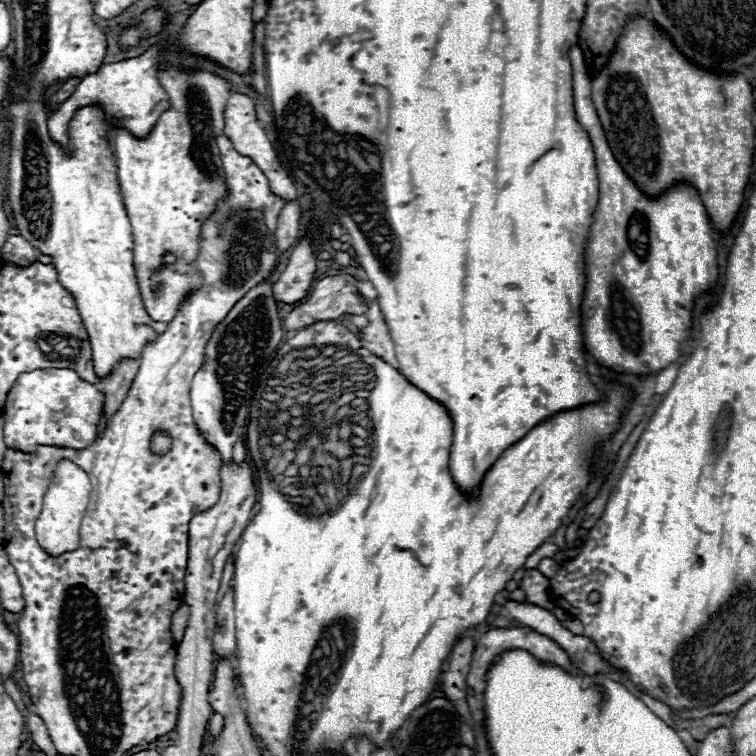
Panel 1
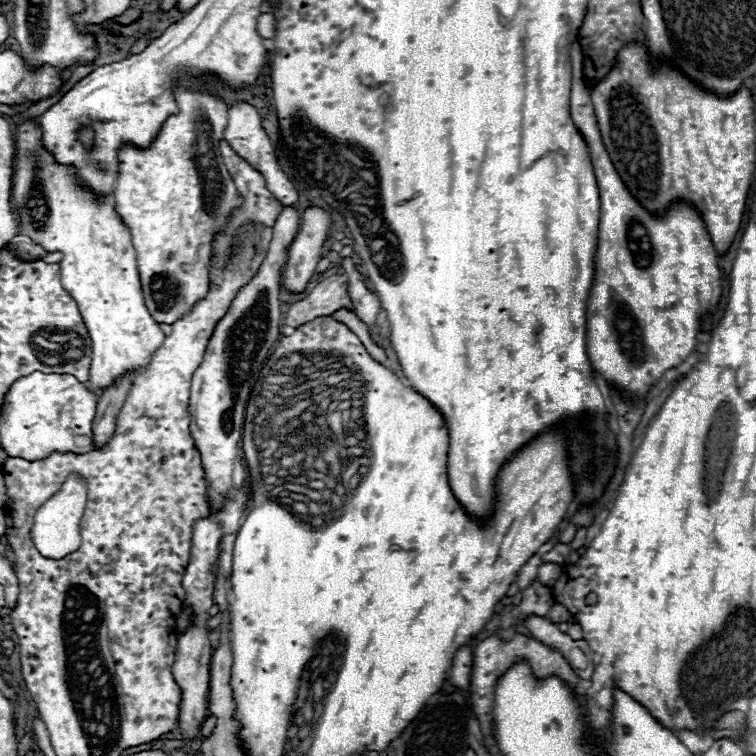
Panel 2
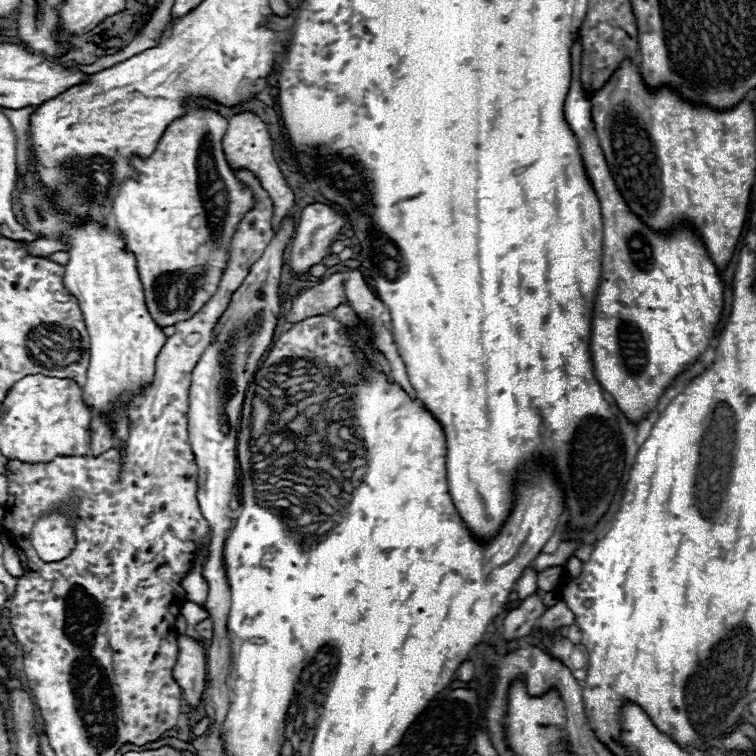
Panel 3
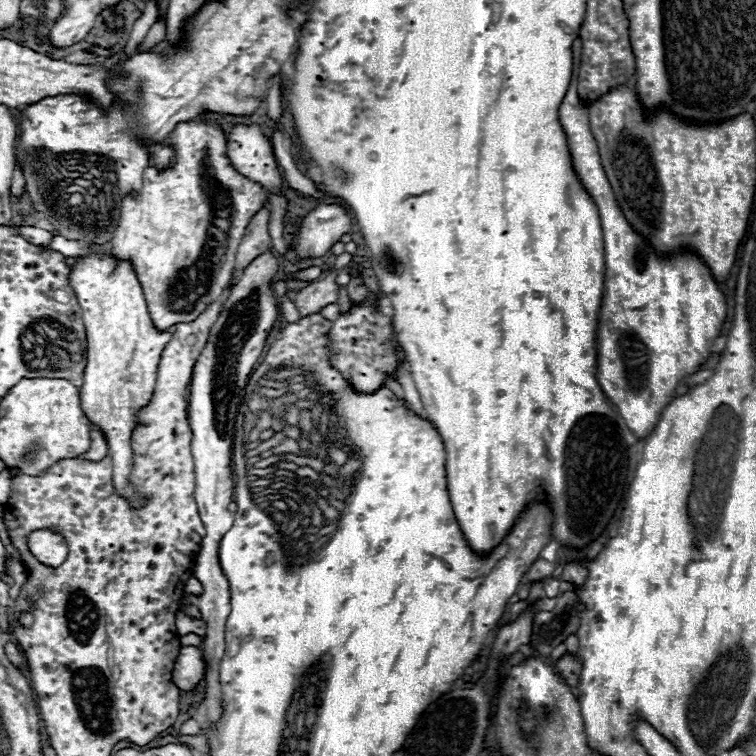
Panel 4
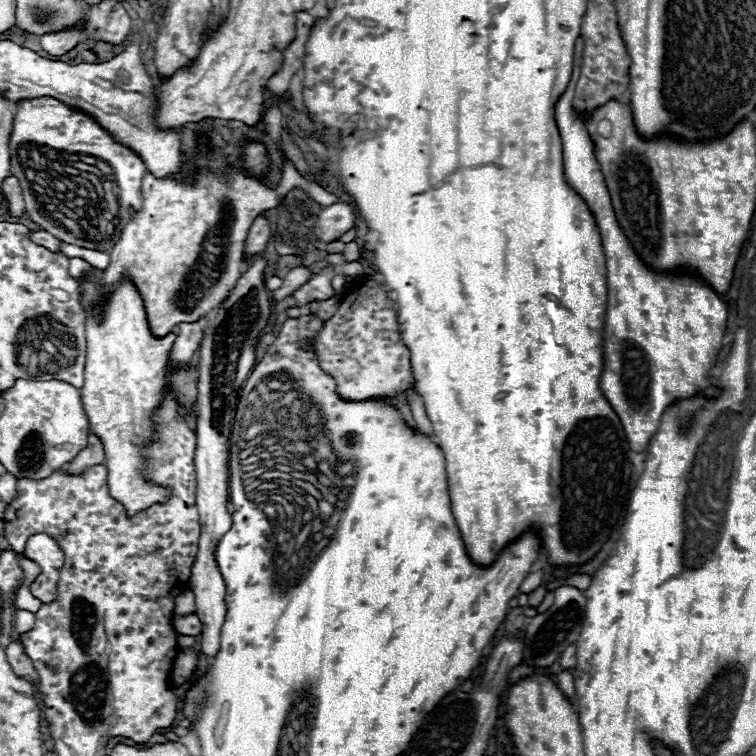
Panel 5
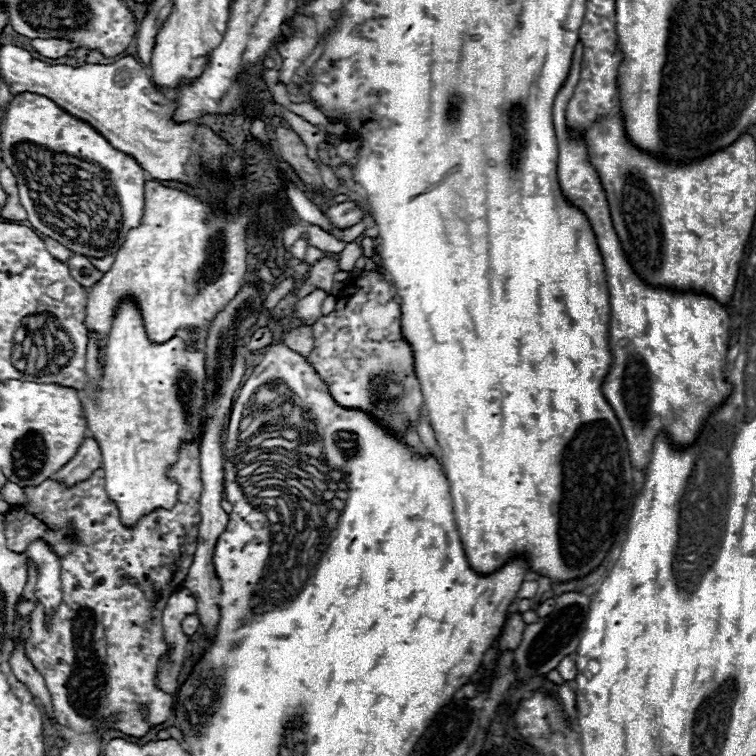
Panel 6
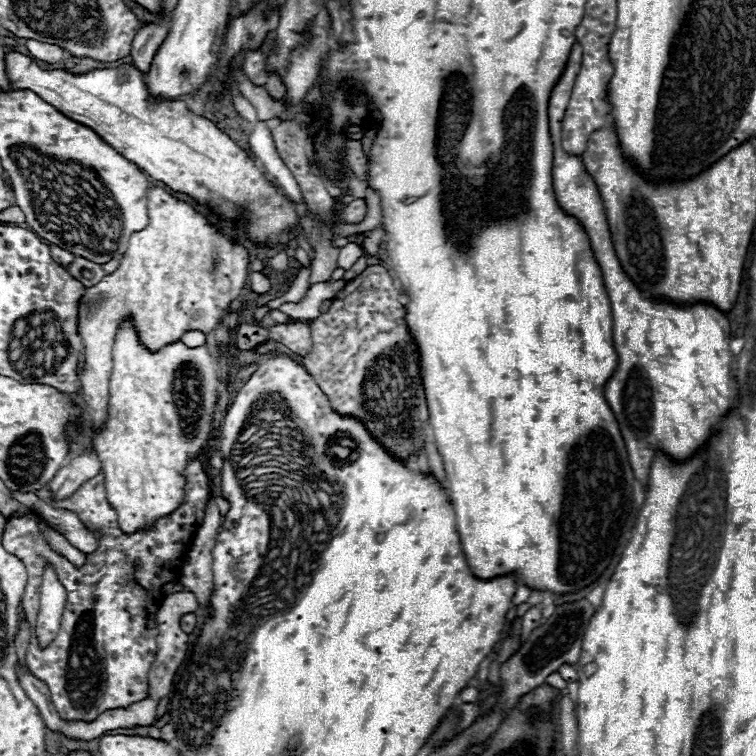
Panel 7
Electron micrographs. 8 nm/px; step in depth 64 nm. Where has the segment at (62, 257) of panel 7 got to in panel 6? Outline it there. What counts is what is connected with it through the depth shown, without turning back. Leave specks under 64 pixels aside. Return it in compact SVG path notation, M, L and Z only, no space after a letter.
M44 238L44 244L46 244L46 248L48 248L48 252L54 256L54 258L58 258L58 260L62 260L62 262L66 262L70 256L72 256L72 252L68 250L68 248L64 248L64 246L60 246L60 242L56 242L54 238Z

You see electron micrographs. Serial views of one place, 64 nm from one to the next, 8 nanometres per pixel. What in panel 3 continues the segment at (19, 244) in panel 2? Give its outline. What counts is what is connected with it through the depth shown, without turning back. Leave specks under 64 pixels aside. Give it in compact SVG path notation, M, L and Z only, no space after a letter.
M34 240L34 242L24 242L30 254L40 254L40 256L50 256L58 250L66 250L66 246L58 240Z

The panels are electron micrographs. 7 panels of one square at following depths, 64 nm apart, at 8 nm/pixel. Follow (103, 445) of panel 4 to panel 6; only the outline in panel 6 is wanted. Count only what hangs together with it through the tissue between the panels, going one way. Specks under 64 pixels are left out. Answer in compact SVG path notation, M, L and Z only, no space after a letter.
M86 438L76 456L66 466L62 466L54 474L54 478L62 480L68 486L74 486L76 482L86 480L96 468L100 468L100 464L102 464L102 452L98 442L94 438Z

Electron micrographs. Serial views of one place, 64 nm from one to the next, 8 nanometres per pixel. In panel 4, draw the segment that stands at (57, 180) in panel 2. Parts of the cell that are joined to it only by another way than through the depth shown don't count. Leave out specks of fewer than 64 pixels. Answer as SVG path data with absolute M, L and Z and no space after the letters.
M88 246L88 256L78 256L76 264L70 268L70 286L76 292L76 298L82 308L82 320L86 326L86 338L88 338L88 364L84 370L84 386L80 388L80 398L84 406L84 414L88 414L90 422L100 428L106 434L108 440L108 452L114 462L114 488L120 496L128 498L134 506L142 506L142 502L134 500L134 490L128 482L130 470L132 470L132 430L136 426L134 414L148 404L152 398L152 390L156 384L156 370L160 362L160 354L170 342L172 334L160 332L146 310L146 300L142 286L136 278L136 272L130 264L130 260L116 260L110 252L106 252L104 246Z

